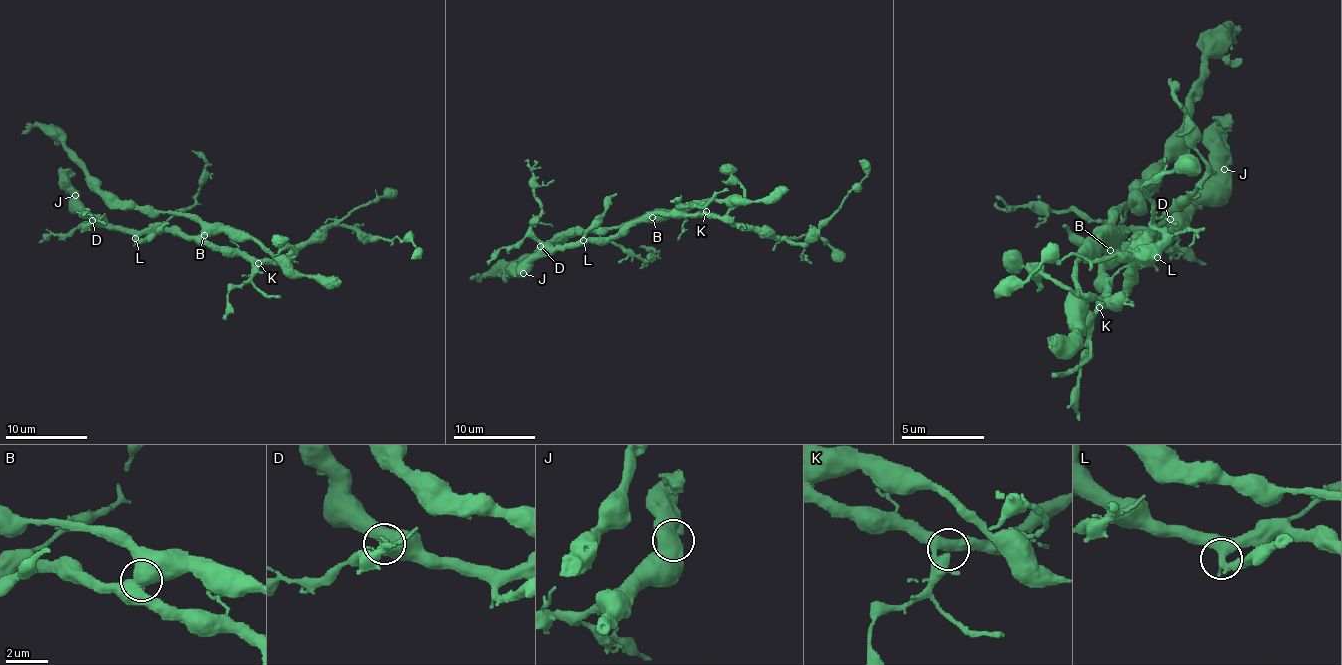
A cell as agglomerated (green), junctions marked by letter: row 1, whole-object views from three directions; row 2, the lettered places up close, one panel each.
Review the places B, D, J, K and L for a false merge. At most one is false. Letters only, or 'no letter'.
B

